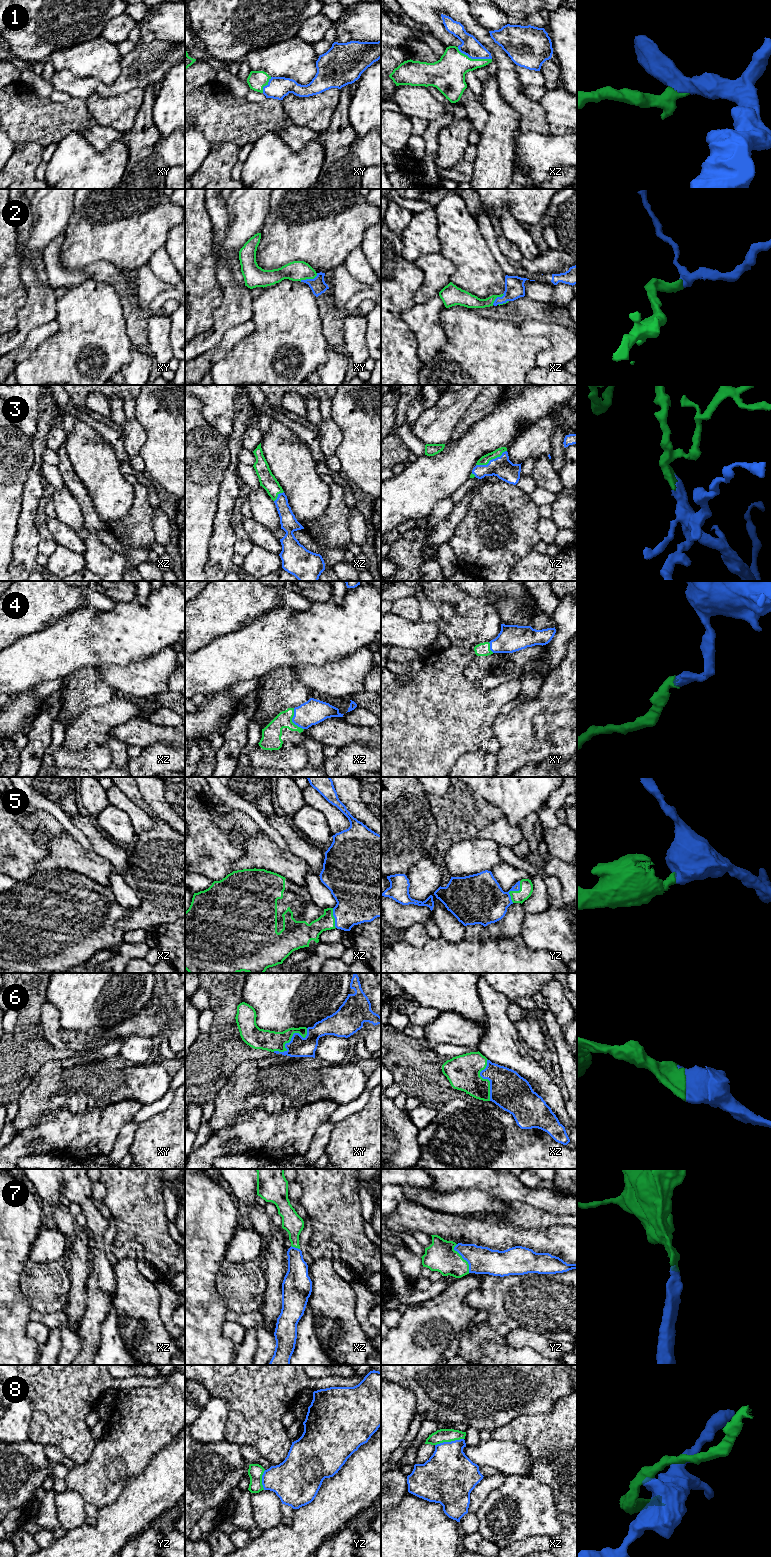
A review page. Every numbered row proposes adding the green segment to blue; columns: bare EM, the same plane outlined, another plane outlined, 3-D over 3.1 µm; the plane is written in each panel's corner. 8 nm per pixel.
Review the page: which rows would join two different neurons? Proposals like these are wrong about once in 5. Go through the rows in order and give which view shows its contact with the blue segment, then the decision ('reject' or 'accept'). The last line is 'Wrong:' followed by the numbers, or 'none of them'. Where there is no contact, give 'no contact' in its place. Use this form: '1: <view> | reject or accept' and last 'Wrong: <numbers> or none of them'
1: xz | accept
2: xy | accept
3: yz | accept
4: xz | accept
5: yz | accept
6: xy | accept
7: yz | accept
8: xz | reject
Wrong: 8

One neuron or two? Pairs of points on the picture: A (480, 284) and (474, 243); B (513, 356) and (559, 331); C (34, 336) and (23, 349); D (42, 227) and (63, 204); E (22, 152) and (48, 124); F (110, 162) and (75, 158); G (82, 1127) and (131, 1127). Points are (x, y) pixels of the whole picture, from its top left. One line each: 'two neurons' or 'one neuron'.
A: one neuron
B: two neurons
C: one neuron
D: one neuron
E: two neurons
F: one neuron
G: two neurons

